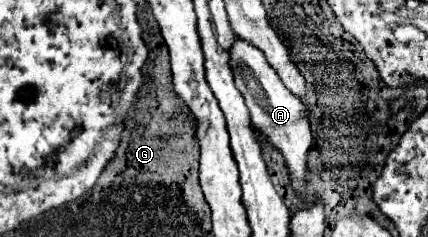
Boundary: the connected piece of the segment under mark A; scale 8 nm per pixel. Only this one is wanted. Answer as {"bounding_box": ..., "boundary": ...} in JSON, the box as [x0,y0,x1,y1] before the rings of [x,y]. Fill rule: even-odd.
{"bounding_box":[230,37,312,203],"boundary":[[[236,37],[232,55],[230,55],[230,65],[234,71],[234,81],[240,93],[246,99],[246,105],[252,115],[252,125],[260,131],[266,133],[270,143],[282,153],[286,159],[286,167],[290,171],[290,185],[294,193],[306,203],[306,175],[308,175],[308,151],[312,147],[312,131],[310,131],[310,121],[306,117],[302,101],[292,95],[280,81],[278,73],[268,65],[264,59],[262,51],[252,47],[250,43],[242,41]]]}

